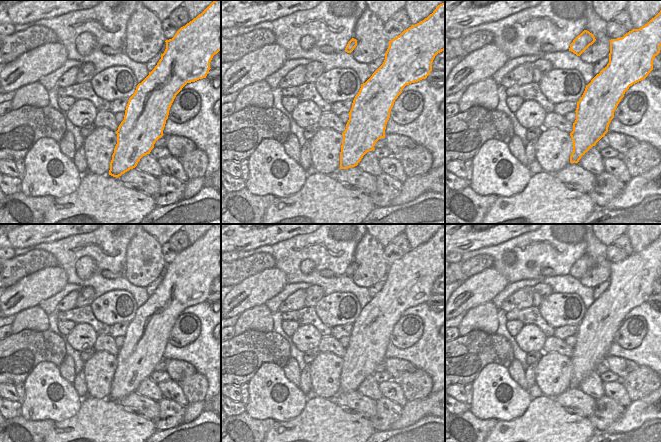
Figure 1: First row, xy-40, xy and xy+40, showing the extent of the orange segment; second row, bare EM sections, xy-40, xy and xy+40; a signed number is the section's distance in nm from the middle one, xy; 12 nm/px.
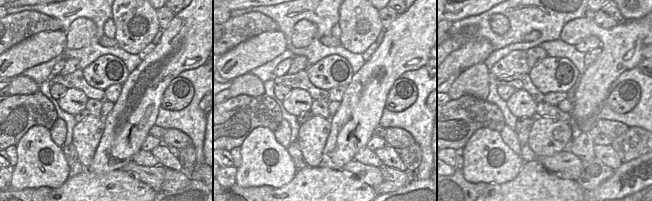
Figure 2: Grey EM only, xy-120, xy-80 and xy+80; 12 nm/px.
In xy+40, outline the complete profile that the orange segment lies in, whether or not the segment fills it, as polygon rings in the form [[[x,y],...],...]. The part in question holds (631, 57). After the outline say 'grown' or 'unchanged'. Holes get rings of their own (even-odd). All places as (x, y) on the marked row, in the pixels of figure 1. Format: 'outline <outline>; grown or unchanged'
outline [[[661,10],[647,24],[633,29],[623,37],[610,40],[609,63],[586,85],[585,91],[577,102],[576,120],[570,136],[573,152],[570,163],[578,163],[581,157],[608,132],[614,111],[633,84],[645,79],[653,70],[653,60],[660,53]]]; unchanged

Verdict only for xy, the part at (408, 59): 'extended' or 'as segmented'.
as segmented

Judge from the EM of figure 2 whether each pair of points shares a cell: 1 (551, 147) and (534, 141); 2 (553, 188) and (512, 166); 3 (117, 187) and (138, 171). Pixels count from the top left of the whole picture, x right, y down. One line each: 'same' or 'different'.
1: same
2: different
3: different

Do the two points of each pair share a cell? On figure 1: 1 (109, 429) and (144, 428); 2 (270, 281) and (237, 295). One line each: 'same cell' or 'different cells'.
1: same cell
2: same cell

